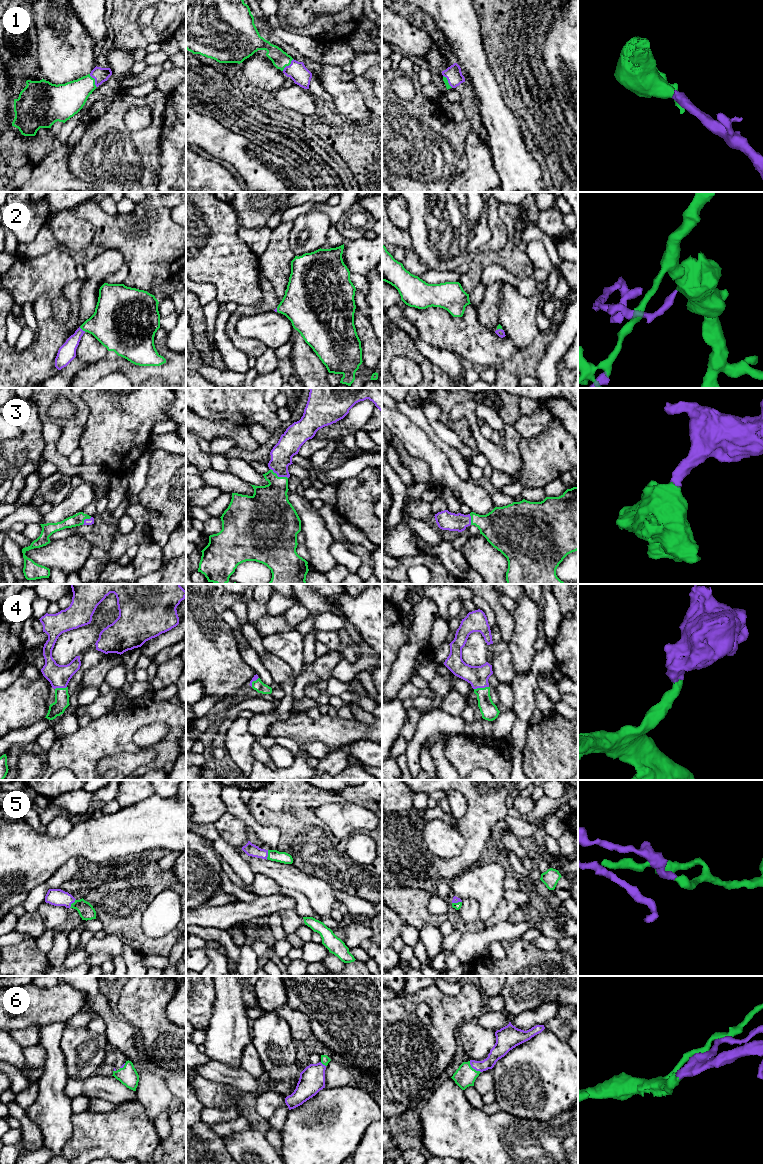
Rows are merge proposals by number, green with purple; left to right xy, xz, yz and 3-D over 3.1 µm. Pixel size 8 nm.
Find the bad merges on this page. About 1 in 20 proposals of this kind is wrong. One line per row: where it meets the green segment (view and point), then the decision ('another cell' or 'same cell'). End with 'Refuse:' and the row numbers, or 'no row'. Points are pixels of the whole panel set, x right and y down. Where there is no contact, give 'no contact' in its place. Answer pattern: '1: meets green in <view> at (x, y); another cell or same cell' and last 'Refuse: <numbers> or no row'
1: meets green in xy at (94, 81); same cell
2: meets green in xy at (82, 329); same cell
3: meets green in xz at (279, 477); same cell
4: meets green in yz at (481, 688); same cell
5: meets green in xy at (72, 903); same cell
6: meets green in yz at (472, 1068); same cell
Refuse: no row

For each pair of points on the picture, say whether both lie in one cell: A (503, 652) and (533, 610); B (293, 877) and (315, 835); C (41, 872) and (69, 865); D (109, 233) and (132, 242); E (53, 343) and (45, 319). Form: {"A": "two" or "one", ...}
{"A": "two", "B": "two", "C": "two", "D": "one", "E": "one"}

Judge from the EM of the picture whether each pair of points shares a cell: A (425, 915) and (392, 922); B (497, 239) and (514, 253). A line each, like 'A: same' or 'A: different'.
A: different
B: different

